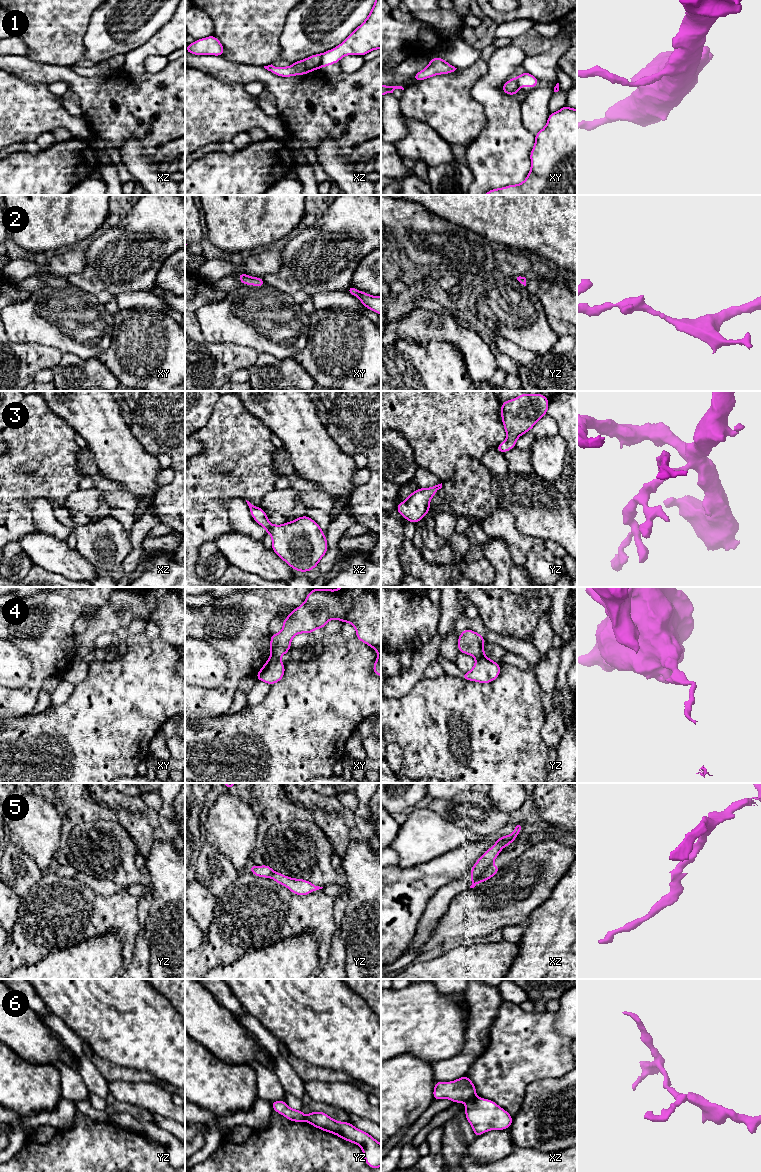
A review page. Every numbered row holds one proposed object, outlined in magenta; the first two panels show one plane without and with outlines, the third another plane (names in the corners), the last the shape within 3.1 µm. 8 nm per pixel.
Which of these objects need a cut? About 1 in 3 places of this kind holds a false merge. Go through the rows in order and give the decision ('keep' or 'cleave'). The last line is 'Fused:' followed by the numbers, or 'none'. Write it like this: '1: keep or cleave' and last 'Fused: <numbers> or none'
1: cleave
2: keep
3: keep
4: cleave
5: cleave
6: cleave
Fused: 1, 4, 5, 6

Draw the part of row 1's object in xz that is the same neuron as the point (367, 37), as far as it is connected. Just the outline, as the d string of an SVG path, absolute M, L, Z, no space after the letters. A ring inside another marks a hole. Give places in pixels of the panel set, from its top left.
M381 0L375 1L368 17L345 41L321 54L319 69L339 63L345 55L364 56L375 49L381 49Z

